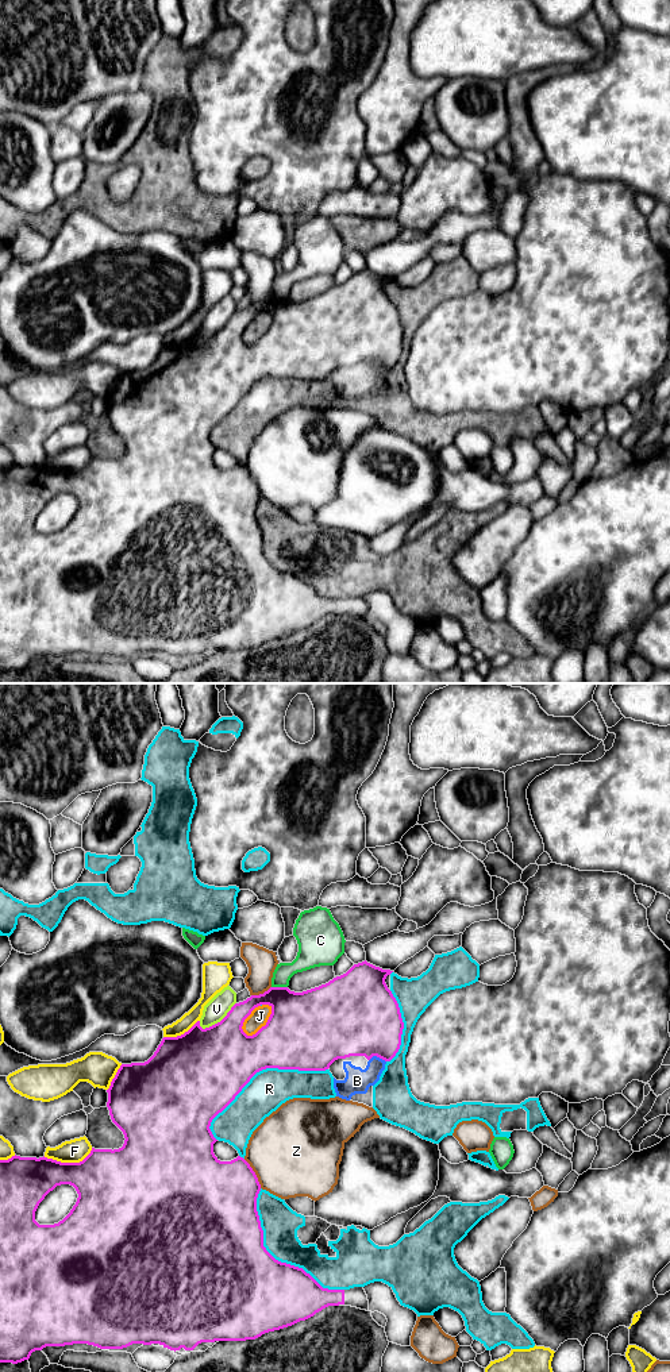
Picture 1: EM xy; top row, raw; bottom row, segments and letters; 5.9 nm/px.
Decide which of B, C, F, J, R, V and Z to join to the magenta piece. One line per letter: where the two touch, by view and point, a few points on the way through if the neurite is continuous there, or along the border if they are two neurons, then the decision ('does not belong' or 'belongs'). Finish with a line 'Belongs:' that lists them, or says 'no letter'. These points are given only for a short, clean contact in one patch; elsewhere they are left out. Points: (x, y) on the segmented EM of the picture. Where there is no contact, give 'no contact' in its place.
B: meets magenta in xy at (377, 1056); does not belong
C: meets magenta in xy at (280, 987); does not belong
F: meets magenta in xy at (68, 1163); does not belong
J: meets magenta in xy at (262, 1026); does not belong
R: meets magenta in xy at (260, 1070); does not belong
V: meets magenta in xy at (218, 1022); does not belong
Z: meets magenta in xy at (254, 1174); does not belong
Belongs: no letter

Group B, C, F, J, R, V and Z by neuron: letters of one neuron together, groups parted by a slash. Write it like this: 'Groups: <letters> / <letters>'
Groups: B J R / C / F / V / Z

